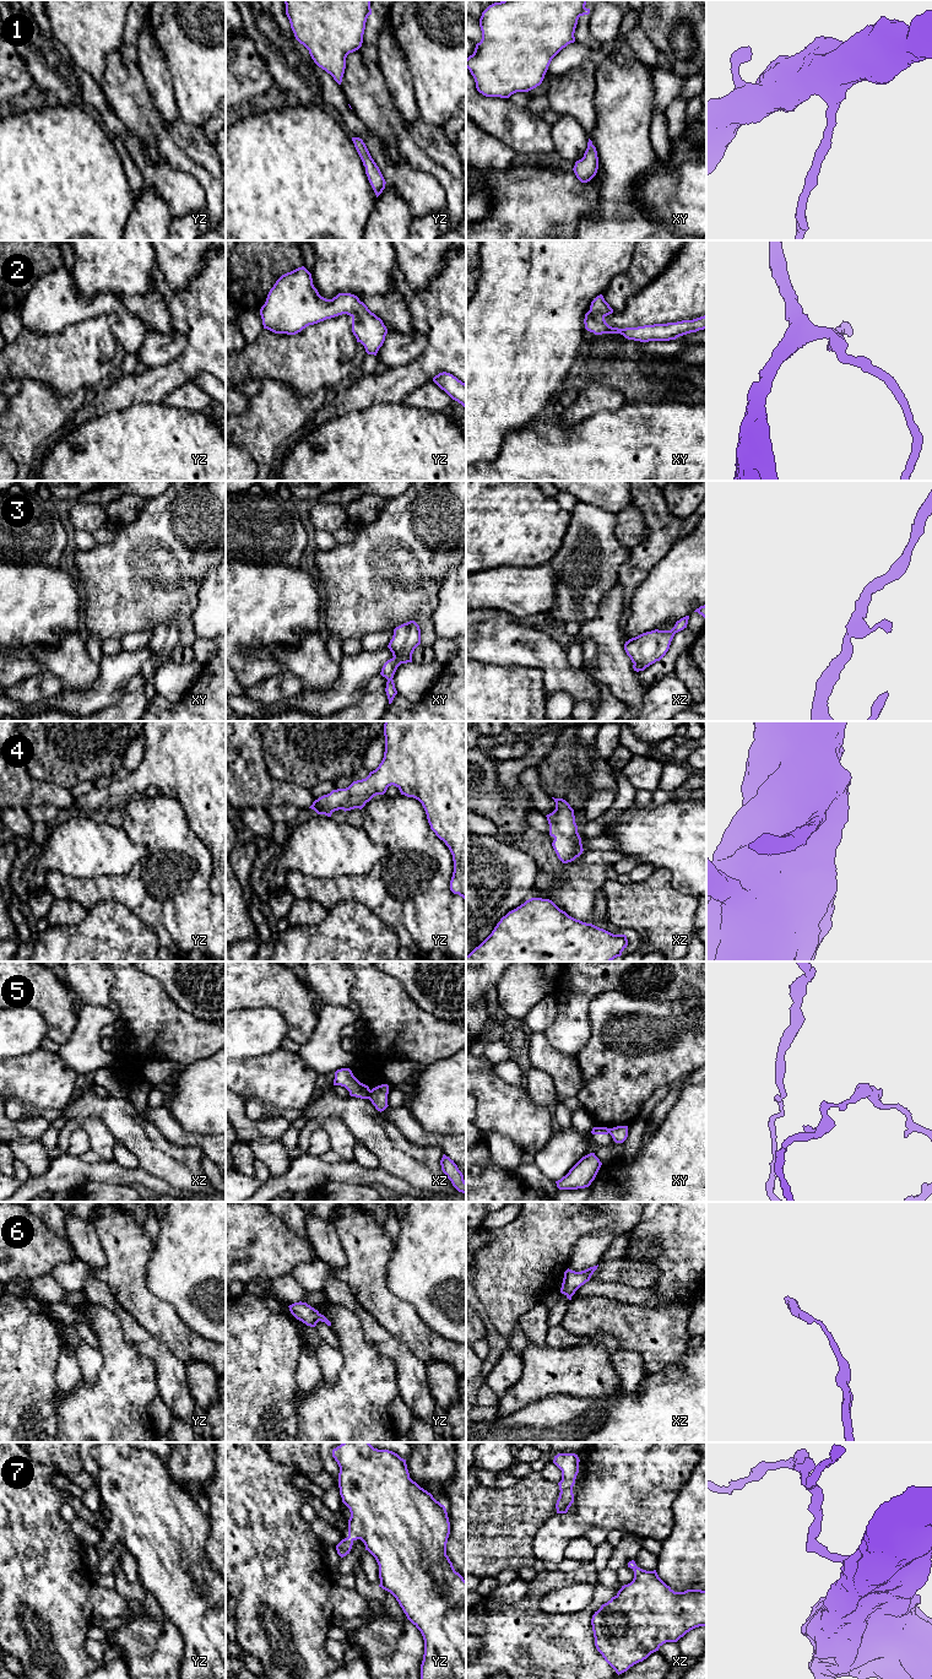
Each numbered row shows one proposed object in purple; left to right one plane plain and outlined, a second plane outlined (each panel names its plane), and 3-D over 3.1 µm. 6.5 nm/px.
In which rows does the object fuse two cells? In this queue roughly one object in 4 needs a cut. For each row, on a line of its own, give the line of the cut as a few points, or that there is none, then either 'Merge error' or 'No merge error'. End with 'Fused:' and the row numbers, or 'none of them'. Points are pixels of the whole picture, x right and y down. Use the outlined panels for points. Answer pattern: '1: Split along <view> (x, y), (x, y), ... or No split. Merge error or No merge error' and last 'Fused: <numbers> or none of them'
1: No split. No merge error
2: No split. No merge error
3: No split. No merge error
4: No split. No merge error
5: Split along xz (370, 1090), (367, 1098). Merge error
6: No split. No merge error
7: No split. No merge error
Fused: 5

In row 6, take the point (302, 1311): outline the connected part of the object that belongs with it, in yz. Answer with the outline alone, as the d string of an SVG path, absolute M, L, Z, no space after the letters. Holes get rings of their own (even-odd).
M294 1302L288 1307L291 1314L307 1326L315 1327L319 1321L325 1322L327 1326L331 1326L331 1322L324 1315L321 1315L318 1310L307 1302Z

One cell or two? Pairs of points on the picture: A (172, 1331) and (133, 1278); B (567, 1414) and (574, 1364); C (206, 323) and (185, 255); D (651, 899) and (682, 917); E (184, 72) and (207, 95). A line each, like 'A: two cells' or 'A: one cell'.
A: one cell
B: two cells
C: two cells
D: one cell
E: one cell

